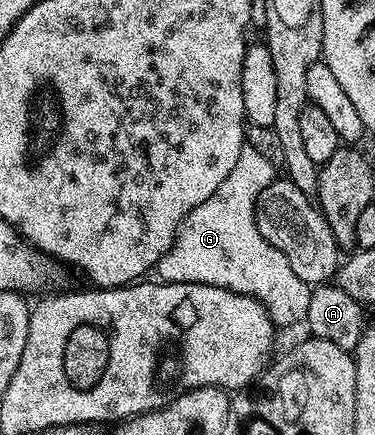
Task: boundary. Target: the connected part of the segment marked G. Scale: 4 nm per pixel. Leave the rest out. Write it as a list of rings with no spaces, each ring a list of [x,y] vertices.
[[[243,144],[240,159],[236,159],[236,167],[228,174],[228,179],[200,203],[182,220],[174,246],[158,260],[156,266],[157,280],[168,285],[211,285],[224,287],[233,293],[255,297],[270,312],[270,319],[275,326],[295,323],[306,319],[308,315],[308,299],[312,286],[304,283],[296,271],[292,271],[292,263],[284,259],[284,255],[276,247],[272,247],[258,230],[258,221],[254,217],[256,199],[264,187],[276,180],[276,168],[264,159],[250,145]]]

